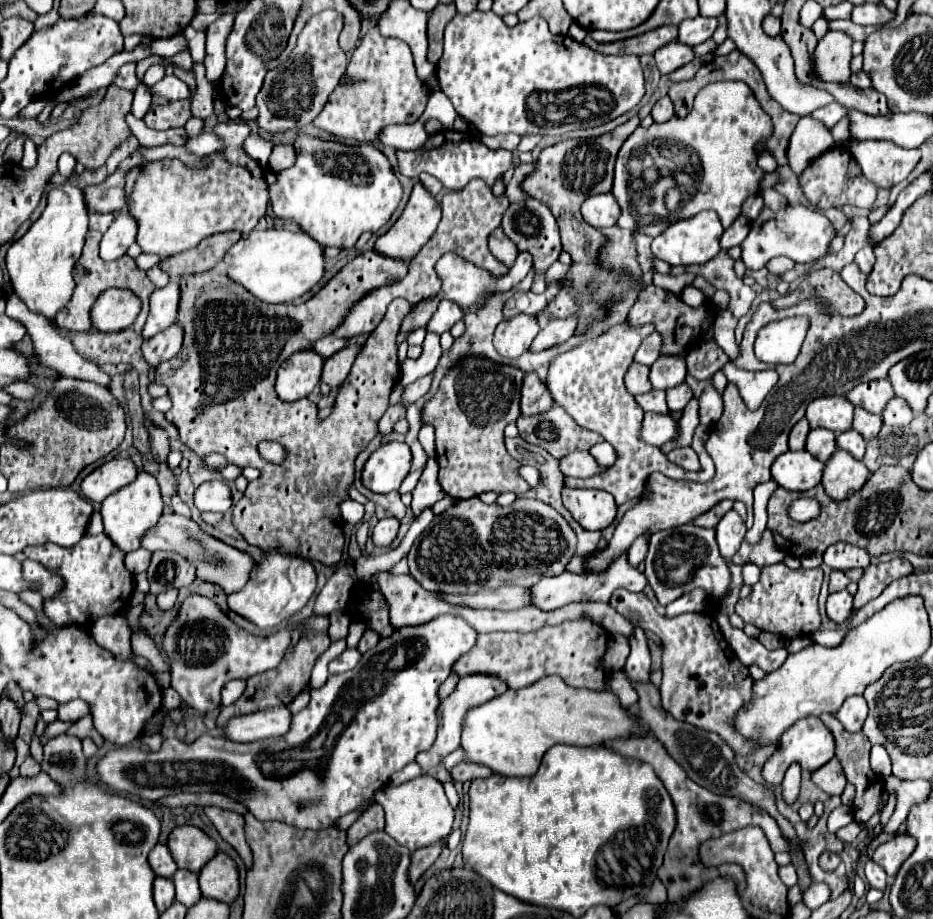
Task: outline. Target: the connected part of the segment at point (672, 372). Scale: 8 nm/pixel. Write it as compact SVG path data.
M658 358L650 370L650 382L656 390L670 390L686 378L684 358Z

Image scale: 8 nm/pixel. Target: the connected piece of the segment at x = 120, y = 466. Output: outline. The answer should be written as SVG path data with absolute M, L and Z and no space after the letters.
M112 458L82 480L82 494L92 502L102 502L116 490L132 484L138 468L130 458Z

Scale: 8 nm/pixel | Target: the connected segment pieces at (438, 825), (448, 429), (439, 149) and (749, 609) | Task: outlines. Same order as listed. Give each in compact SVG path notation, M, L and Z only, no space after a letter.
M422 774L400 786L388 784L380 788L376 792L376 802L386 812L386 834L392 836L400 846L408 846L408 850L436 844L452 832L454 808L450 806L442 784L430 774Z
M468 354L460 358L442 378L438 392L424 404L422 408L422 424L430 424L436 430L436 460L440 466L440 486L442 490L456 498L472 498L482 492L514 492L522 494L530 490L526 480L518 476L518 462L506 452L504 446L504 428L510 422L516 422L520 416L520 388L522 388L524 372L516 366L500 364L484 354Z
M442 130L438 134L432 134L428 142L414 150L414 152L402 152L398 150L398 162L400 162L400 172L410 178L418 178L418 174L428 172L436 176L444 188L448 190L462 190L470 180L480 178L488 186L494 186L494 182L512 168L514 164L514 154L510 150L490 150L484 146L478 138L470 134L462 134L456 130Z
M778 562L762 570L762 576L754 584L752 594L748 598L738 600L736 614L746 624L754 624L760 630L780 634L782 638L808 636L820 626L820 612L818 612L820 586L822 586L822 568L792 570L784 562Z

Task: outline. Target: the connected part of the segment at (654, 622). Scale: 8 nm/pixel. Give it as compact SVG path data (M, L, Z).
M616 590L610 598L610 606L630 622L660 636L664 672L660 694L662 706L668 714L672 714L676 720L702 726L708 732L716 732L734 750L736 756L748 756L762 748L756 740L744 738L734 726L736 714L754 698L754 680L750 670L738 662L736 654L724 642L724 636L720 634L720 628L710 614L690 612L676 618L664 618L642 592L628 590Z

